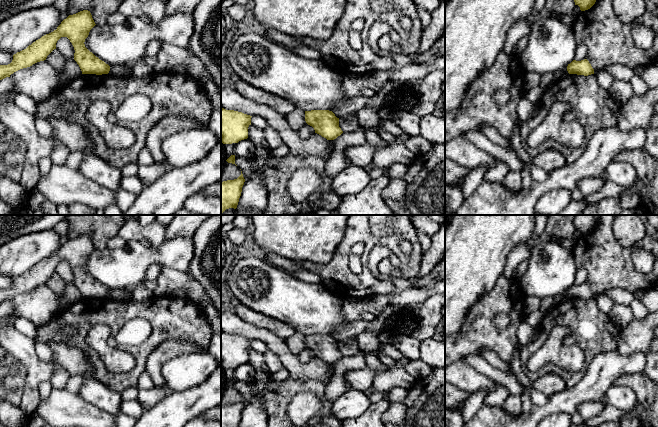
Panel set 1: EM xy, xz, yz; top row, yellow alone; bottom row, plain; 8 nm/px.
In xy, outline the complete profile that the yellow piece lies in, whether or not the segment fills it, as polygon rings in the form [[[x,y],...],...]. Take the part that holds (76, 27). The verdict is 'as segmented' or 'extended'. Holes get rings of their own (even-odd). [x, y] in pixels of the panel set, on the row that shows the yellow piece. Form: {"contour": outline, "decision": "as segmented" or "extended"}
{"contour": [[[88,10],[69,15],[56,30],[42,36],[26,49],[14,54],[10,64],[0,65],[0,80],[10,77],[20,69],[46,60],[47,56],[56,49],[56,43],[61,37],[67,37],[72,43],[75,50],[74,60],[79,65],[82,74],[108,74],[110,66],[90,52],[84,44],[90,30],[95,25]]], "decision": "as segmented"}

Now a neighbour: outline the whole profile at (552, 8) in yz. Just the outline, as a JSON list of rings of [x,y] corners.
[[[546,0],[543,10],[539,17],[547,18],[553,16],[572,16],[577,15],[574,0]]]

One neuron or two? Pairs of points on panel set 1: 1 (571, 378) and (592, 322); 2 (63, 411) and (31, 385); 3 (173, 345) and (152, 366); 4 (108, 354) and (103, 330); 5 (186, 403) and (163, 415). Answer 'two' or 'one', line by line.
1: one
2: two
3: one
4: one
5: one

